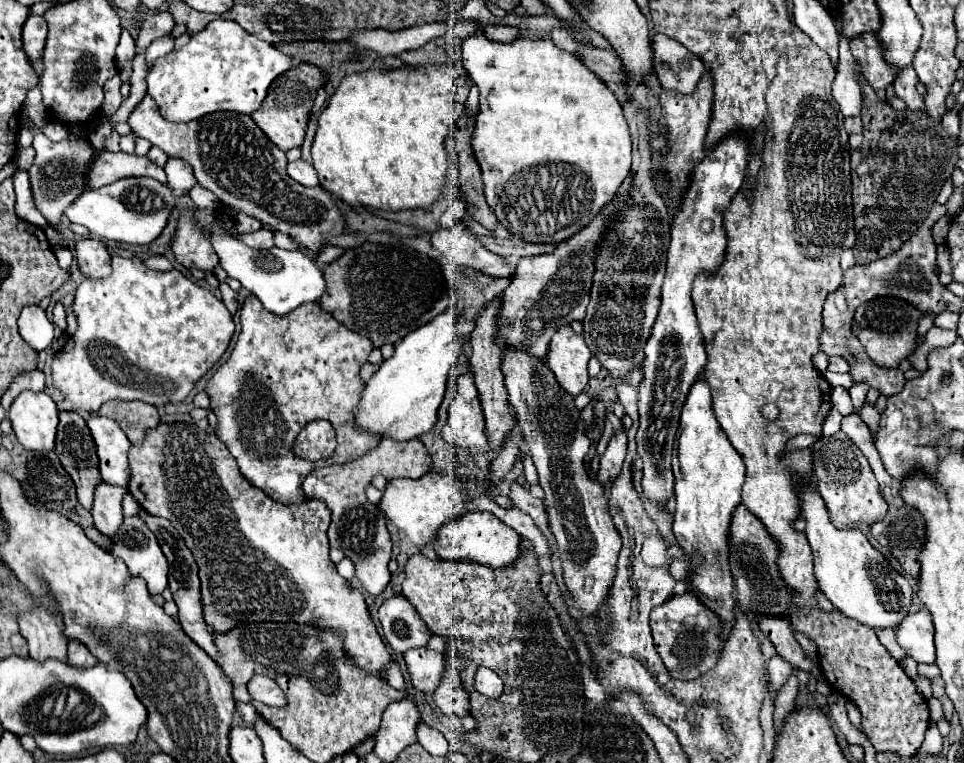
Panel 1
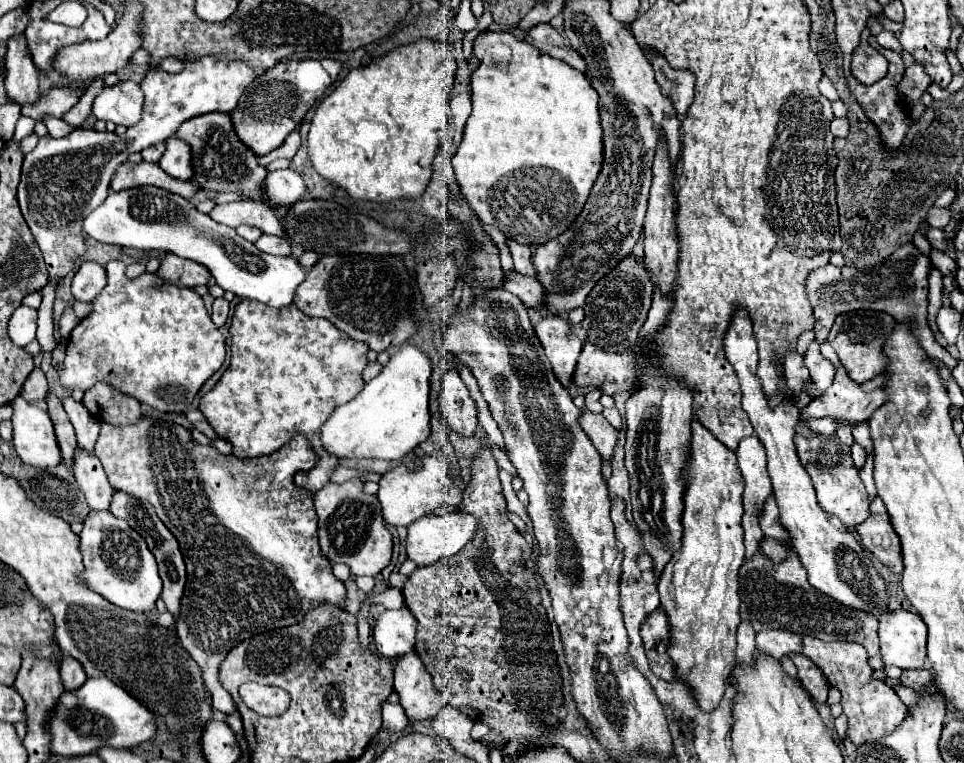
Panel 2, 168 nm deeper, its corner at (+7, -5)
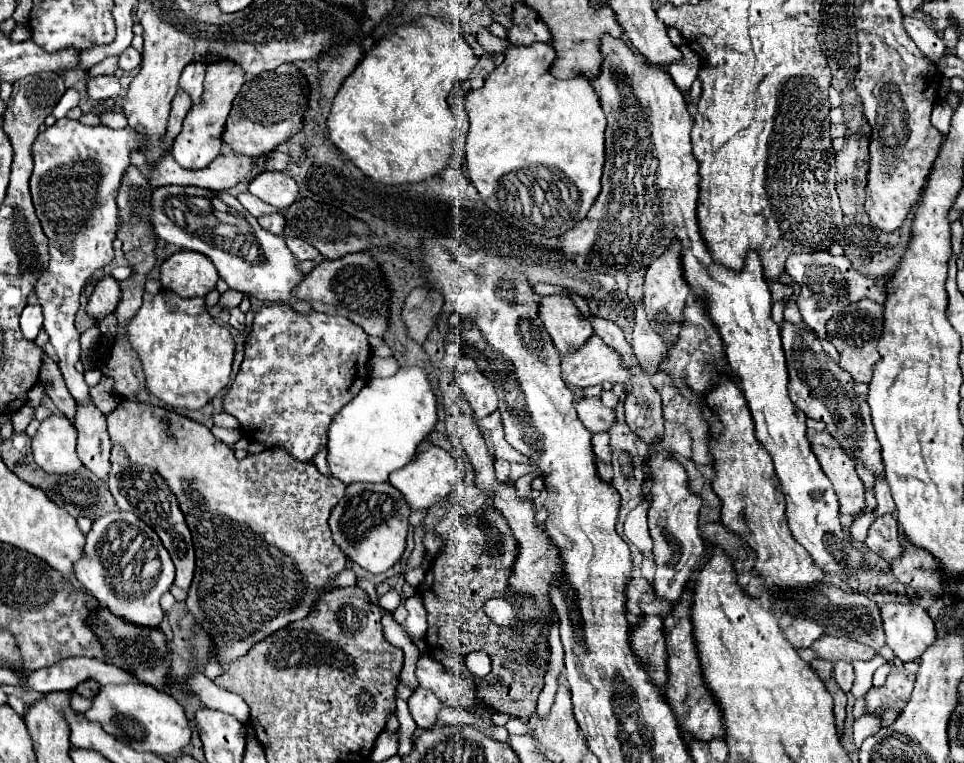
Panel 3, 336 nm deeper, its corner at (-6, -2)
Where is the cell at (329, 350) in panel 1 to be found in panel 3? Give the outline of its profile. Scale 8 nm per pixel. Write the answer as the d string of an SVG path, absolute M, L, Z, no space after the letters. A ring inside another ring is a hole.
M263 305L255 313L251 333L247 335L241 369L225 393L225 413L233 415L241 423L249 439L261 441L267 447L287 447L295 459L311 461L313 455L327 445L327 431L333 417L365 387L369 355L371 347L367 335L349 319L323 313L299 315L289 305Z

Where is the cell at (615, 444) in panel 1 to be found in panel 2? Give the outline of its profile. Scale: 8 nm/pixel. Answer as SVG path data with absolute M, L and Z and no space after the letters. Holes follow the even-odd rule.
M582 408L580 424L582 424L584 432L590 436L590 440L594 442L602 460L610 462L612 454L614 454L614 446L618 442L618 430L602 414L592 414L586 408Z

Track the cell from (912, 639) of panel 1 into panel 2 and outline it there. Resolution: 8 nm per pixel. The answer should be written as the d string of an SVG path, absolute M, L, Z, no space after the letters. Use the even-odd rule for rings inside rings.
M886 612L880 622L880 656L884 664L898 668L924 668L926 624L916 612Z

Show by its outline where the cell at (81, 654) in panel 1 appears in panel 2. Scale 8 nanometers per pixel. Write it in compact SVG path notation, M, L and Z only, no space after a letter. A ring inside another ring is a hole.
M62 656L62 660L60 660L60 676L62 676L62 684L64 684L66 690L76 690L88 678L82 664L72 656Z

